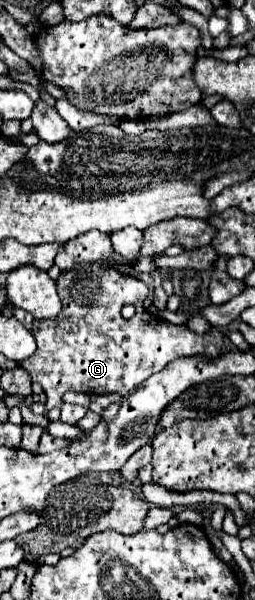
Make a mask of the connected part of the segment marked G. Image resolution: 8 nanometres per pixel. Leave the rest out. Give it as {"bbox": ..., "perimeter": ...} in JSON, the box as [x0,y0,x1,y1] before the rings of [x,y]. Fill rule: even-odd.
{"bbox":[20,264,224,410],"perimeter":[[[90,264],[62,272],[58,294],[62,312],[56,318],[34,322],[32,334],[38,348],[30,358],[20,362],[20,368],[30,374],[32,382],[42,384],[48,396],[46,410],[60,406],[62,394],[68,390],[86,394],[118,392],[126,396],[176,358],[216,358],[222,350],[224,336],[218,328],[206,334],[194,334],[186,326],[170,324],[144,310],[142,298],[148,296],[148,286],[142,280],[122,276],[114,270],[114,264]],[[124,304],[136,308],[134,318],[122,318],[120,310]]]}

